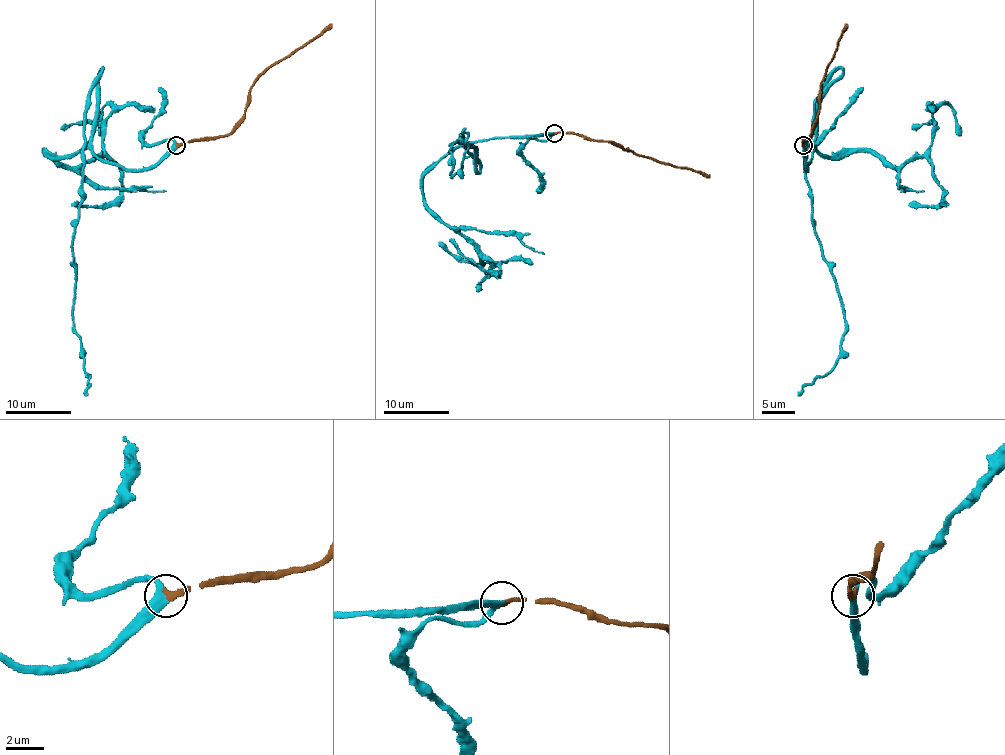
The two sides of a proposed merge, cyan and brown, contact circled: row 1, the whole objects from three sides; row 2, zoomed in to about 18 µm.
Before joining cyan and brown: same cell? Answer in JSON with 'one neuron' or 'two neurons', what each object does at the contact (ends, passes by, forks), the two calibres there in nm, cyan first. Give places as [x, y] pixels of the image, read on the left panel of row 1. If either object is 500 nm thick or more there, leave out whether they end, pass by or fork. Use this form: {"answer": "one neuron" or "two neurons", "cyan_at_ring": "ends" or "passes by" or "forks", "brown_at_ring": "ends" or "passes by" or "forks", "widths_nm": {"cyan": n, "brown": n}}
{"answer": "one neuron", "cyan_at_ring": "passes by", "brown_at_ring": "ends", "widths_nm": {"cyan": 360, "brown": 280}}

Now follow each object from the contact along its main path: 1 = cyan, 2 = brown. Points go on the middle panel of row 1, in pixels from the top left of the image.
1: (555, 133), (483, 139), (470, 144), (472, 154), (460, 136), (450, 148), (452, 175), (467, 152), (463, 128)
2: (555, 133), (610, 141), (622, 149), (710, 175)

